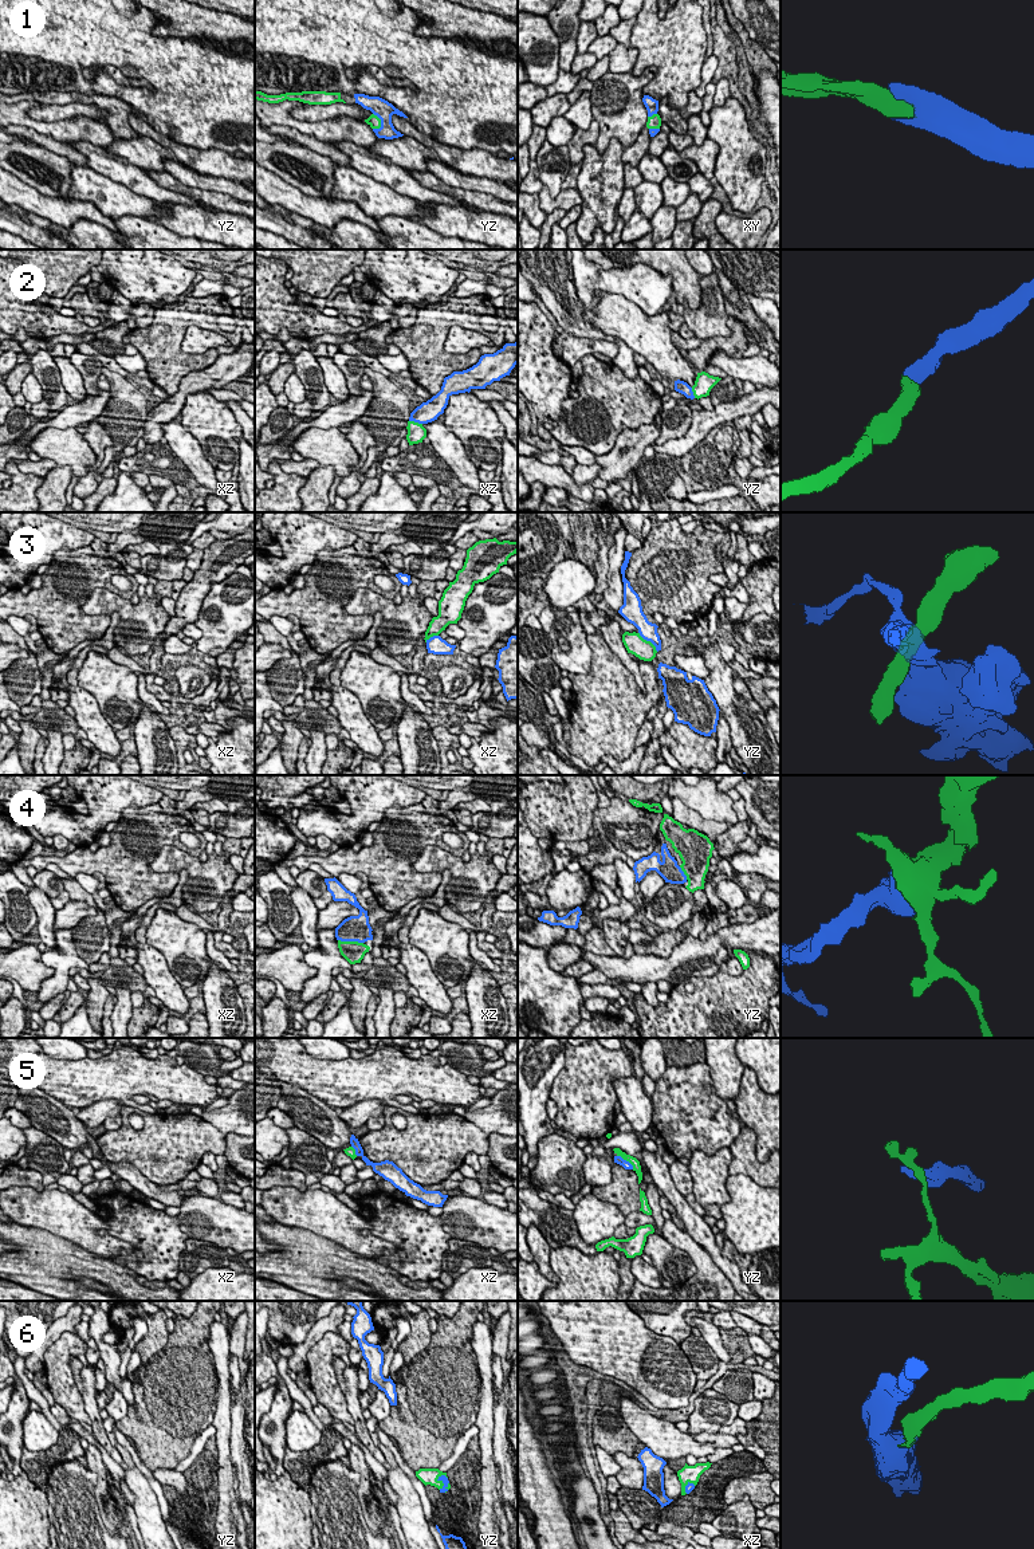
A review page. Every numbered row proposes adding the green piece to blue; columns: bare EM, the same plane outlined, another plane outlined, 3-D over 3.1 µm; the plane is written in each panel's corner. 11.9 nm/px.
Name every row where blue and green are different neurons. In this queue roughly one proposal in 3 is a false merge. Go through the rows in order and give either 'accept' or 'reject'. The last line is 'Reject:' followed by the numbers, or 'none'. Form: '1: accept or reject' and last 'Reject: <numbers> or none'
1: accept
2: accept
3: reject
4: accept
5: reject
6: accept
Reject: 3, 5

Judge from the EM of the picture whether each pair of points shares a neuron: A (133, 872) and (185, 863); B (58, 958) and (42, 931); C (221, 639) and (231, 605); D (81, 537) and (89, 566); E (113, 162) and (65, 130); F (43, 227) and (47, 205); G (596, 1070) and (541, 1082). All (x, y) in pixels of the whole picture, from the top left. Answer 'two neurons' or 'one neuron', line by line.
A: two neurons
B: two neurons
C: one neuron
D: two neurons
E: two neurons
F: two neurons
G: two neurons

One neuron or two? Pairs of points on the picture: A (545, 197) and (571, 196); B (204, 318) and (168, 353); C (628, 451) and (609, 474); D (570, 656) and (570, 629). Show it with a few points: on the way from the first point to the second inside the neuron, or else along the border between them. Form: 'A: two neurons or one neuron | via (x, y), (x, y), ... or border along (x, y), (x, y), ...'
A: one neuron | via (551, 201), (565, 200)
B: one neuron | via (192, 318), (188, 318), (168, 341)
C: one neuron | via (624, 456), (612, 468)
D: one neuron | via (570, 649), (570, 636)

